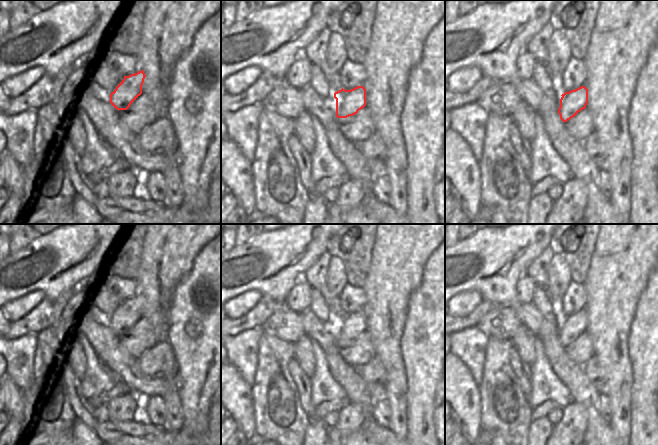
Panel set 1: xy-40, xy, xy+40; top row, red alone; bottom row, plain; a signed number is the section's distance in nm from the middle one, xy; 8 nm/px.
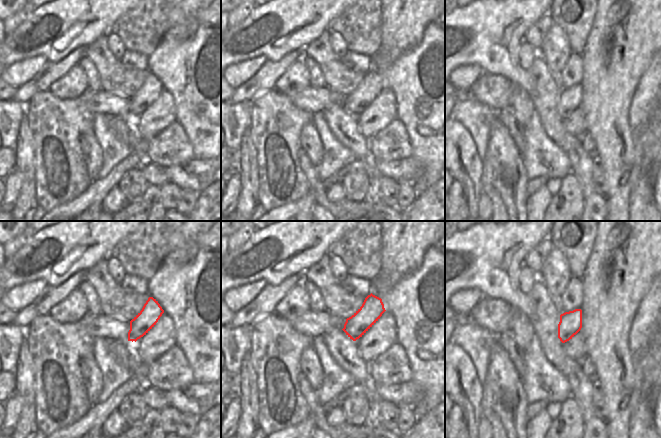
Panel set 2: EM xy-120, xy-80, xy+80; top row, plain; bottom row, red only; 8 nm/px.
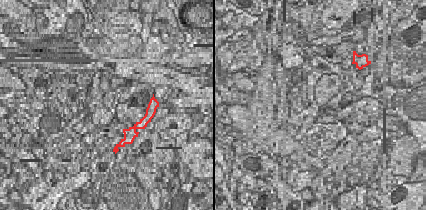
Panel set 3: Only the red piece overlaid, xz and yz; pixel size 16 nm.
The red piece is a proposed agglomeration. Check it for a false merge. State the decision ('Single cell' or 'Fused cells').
Single cell

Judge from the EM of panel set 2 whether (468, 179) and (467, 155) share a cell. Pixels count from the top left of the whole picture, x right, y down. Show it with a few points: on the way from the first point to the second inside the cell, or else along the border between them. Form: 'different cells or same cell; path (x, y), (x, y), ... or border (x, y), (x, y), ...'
same cell; path (469, 173), (467, 161)

